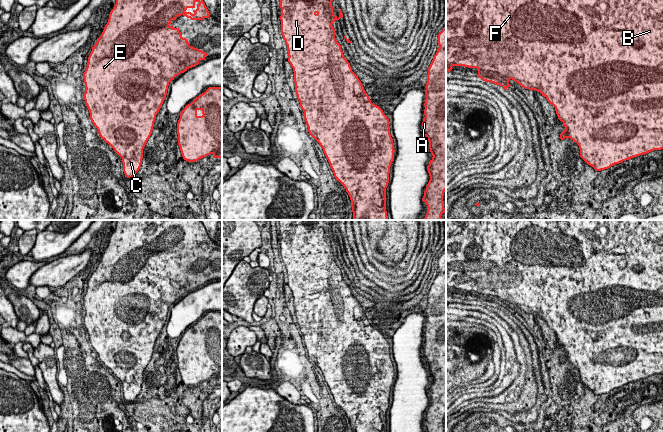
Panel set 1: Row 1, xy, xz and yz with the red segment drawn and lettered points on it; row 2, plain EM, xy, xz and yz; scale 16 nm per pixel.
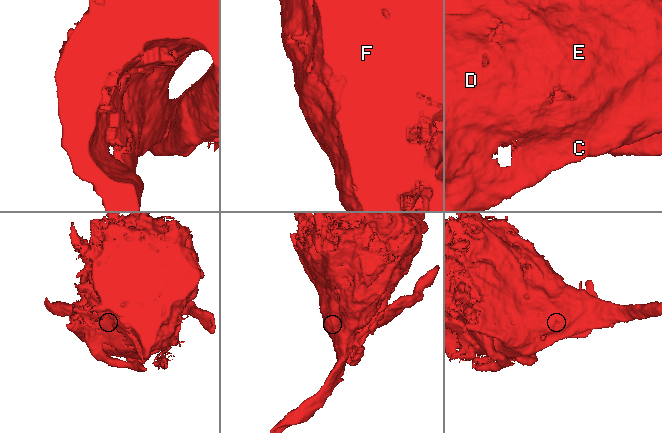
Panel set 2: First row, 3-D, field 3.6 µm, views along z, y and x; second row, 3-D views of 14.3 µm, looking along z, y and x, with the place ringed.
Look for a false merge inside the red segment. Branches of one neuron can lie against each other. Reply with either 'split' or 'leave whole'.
leave whole

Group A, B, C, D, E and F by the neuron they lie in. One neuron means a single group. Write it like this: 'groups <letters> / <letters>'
groups A B C D E F

